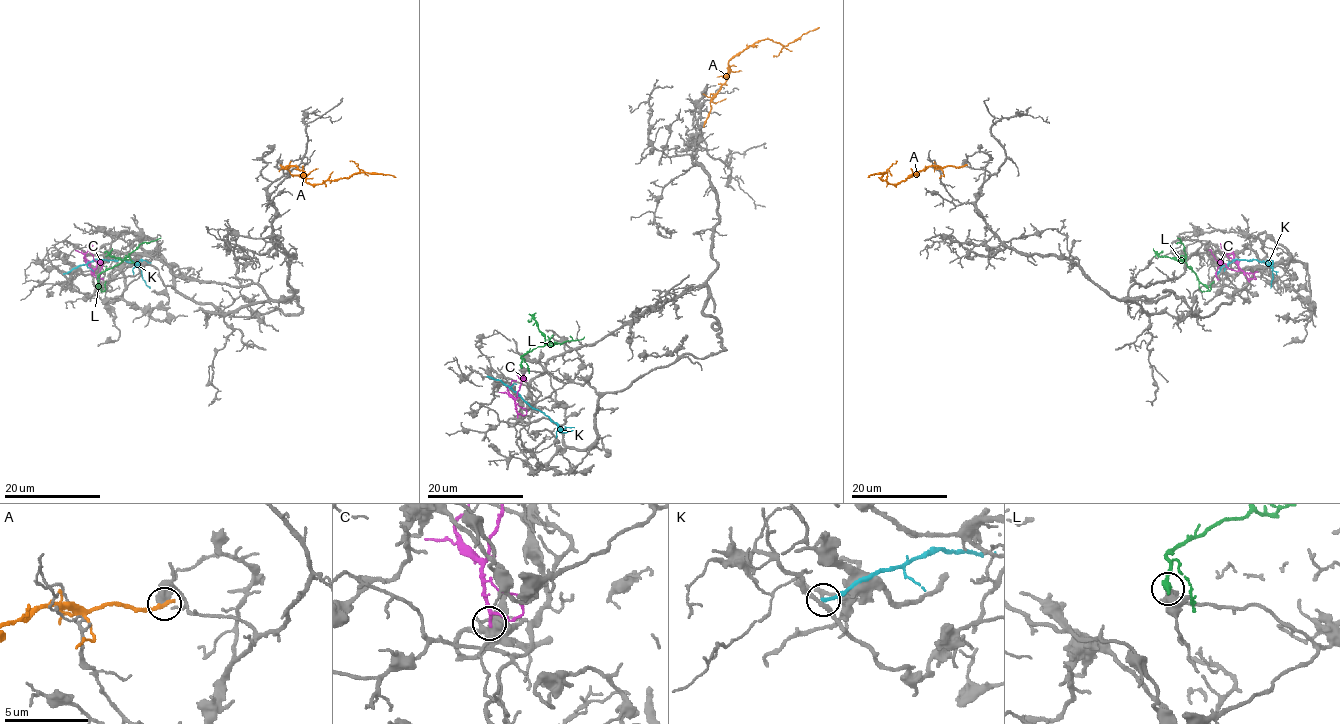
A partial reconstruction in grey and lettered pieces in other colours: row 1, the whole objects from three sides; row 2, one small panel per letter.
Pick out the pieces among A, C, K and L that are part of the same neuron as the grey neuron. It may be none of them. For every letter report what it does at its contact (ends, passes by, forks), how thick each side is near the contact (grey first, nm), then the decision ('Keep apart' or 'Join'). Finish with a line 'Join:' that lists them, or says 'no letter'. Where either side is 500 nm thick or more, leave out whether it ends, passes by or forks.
A: It ends there. Thickness 360 nm (grey) against 280 nm. Keep apart
C: It passes by. Thickness 480 nm (grey) against 140 nm. Keep apart
K: It ends there. Thickness 220 nm (grey) against 200 nm. Keep apart
L: Thickness 500 nm (grey) against 400 nm. Keep apart
Join: no letter

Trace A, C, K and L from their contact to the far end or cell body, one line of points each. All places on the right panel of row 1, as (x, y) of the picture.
A: (964, 166), (930, 166), (898, 184), (880, 178), (886, 173), (868, 177)
C: (1256, 271), (1232, 270), (1219, 263), (1208, 250)
K: (1217, 274), (1220, 268), (1236, 259), (1258, 259), (1272, 266), (1271, 288)
L: (1207, 286), (1199, 281), (1187, 265), (1184, 246), (1177, 238)

